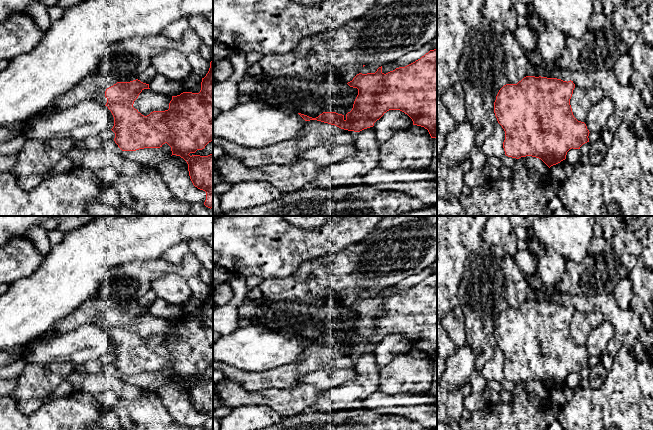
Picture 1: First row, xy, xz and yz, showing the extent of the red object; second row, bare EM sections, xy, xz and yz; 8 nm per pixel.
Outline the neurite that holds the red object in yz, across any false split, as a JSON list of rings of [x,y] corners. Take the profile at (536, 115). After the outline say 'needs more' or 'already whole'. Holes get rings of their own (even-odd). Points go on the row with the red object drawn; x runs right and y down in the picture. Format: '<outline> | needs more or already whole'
[[[526,76],[517,84],[506,84],[498,92],[494,102],[494,113],[505,131],[503,148],[505,155],[519,159],[532,156],[541,159],[549,168],[566,159],[570,149],[580,149],[589,142],[589,130],[584,122],[578,121],[572,112],[570,99],[575,84],[557,78]]] | already whole

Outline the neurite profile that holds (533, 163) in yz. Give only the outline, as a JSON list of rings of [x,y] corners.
[[[526,156],[519,158],[519,160],[522,161],[528,169],[542,176],[547,176],[550,173],[550,168],[539,158]]]

